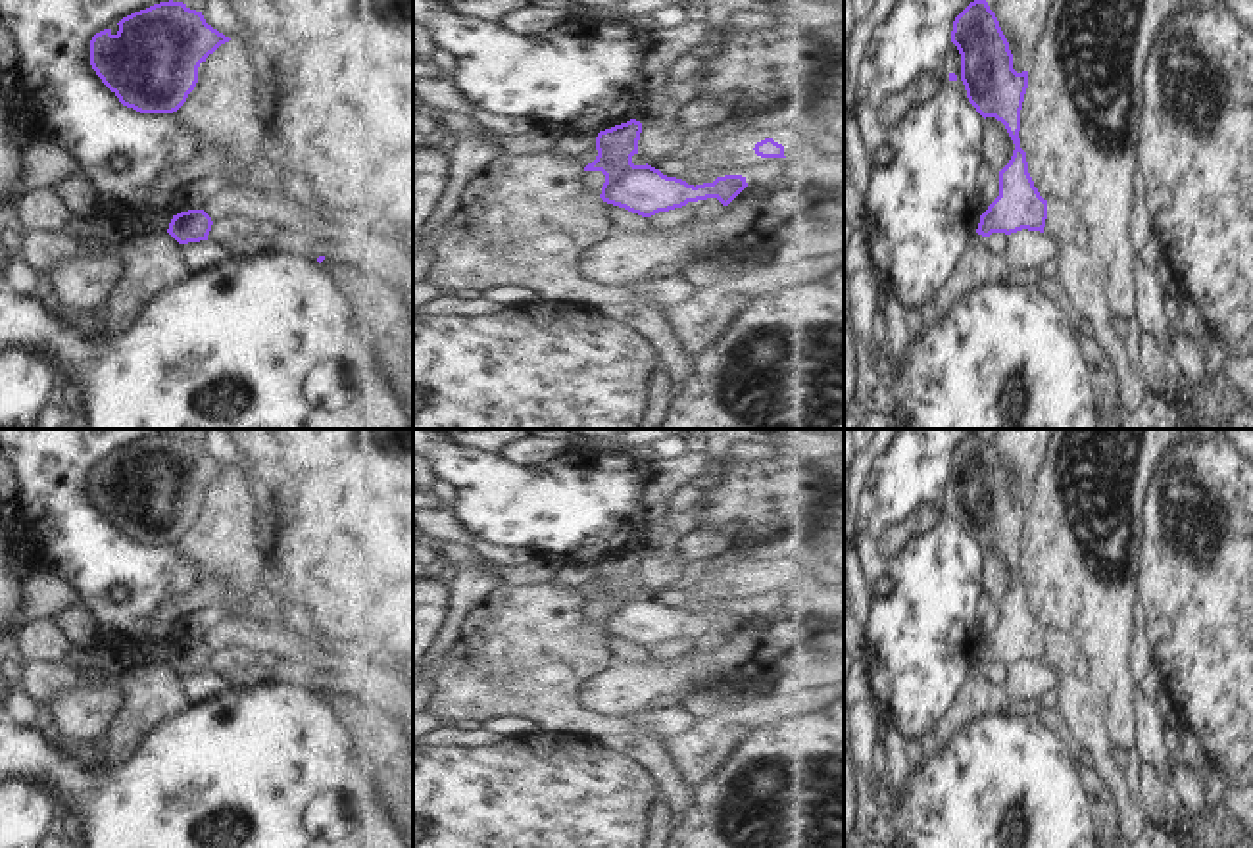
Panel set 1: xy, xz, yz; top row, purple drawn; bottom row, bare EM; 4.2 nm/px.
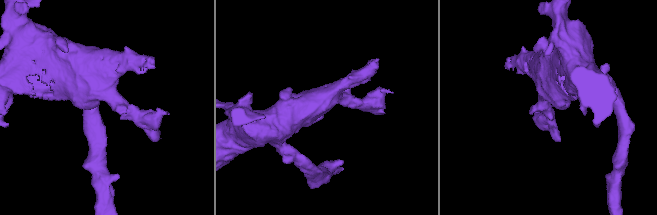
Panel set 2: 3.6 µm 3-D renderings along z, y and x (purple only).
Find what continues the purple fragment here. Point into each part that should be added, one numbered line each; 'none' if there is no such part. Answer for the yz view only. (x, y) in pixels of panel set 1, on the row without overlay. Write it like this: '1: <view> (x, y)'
none

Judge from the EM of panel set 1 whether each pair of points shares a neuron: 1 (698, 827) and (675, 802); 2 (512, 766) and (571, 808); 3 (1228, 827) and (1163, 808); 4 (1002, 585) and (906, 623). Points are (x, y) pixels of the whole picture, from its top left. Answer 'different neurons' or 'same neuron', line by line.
1: different neurons
2: same neuron
3: different neurons
4: different neurons

